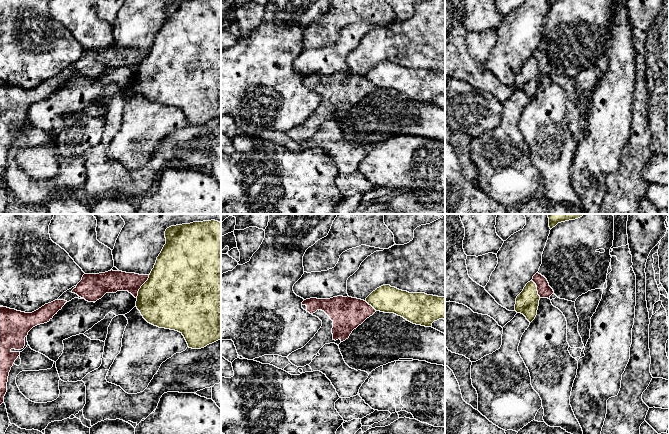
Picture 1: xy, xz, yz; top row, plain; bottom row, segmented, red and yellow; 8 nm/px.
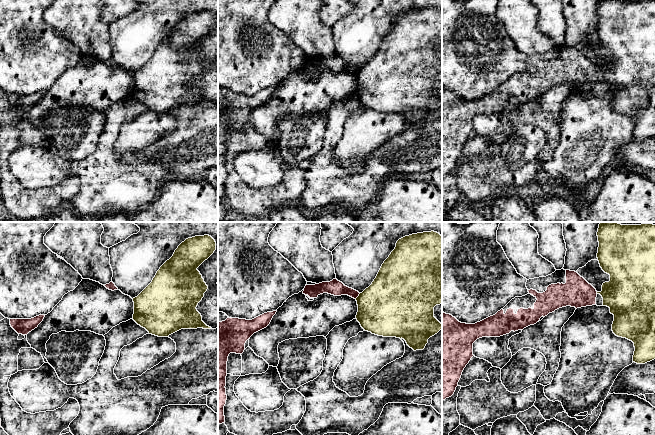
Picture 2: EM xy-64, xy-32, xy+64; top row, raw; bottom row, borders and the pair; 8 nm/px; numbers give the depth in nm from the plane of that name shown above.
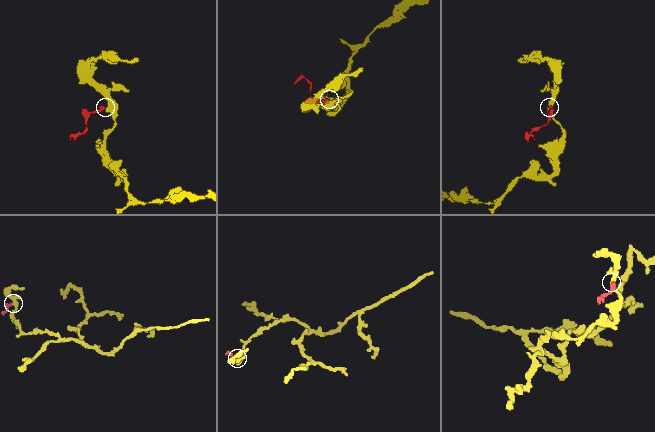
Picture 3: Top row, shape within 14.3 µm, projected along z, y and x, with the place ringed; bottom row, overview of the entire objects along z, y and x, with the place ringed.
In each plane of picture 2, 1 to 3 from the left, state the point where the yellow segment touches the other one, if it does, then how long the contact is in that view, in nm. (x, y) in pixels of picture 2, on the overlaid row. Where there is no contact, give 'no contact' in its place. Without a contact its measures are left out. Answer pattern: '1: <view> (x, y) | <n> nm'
1: no contact
2: xy-32 (357, 296) | 60 nm
3: no contact

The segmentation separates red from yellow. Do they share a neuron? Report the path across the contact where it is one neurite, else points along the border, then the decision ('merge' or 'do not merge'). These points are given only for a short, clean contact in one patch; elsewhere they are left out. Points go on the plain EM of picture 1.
along xy (149, 51), (136, 73) | do not merge

